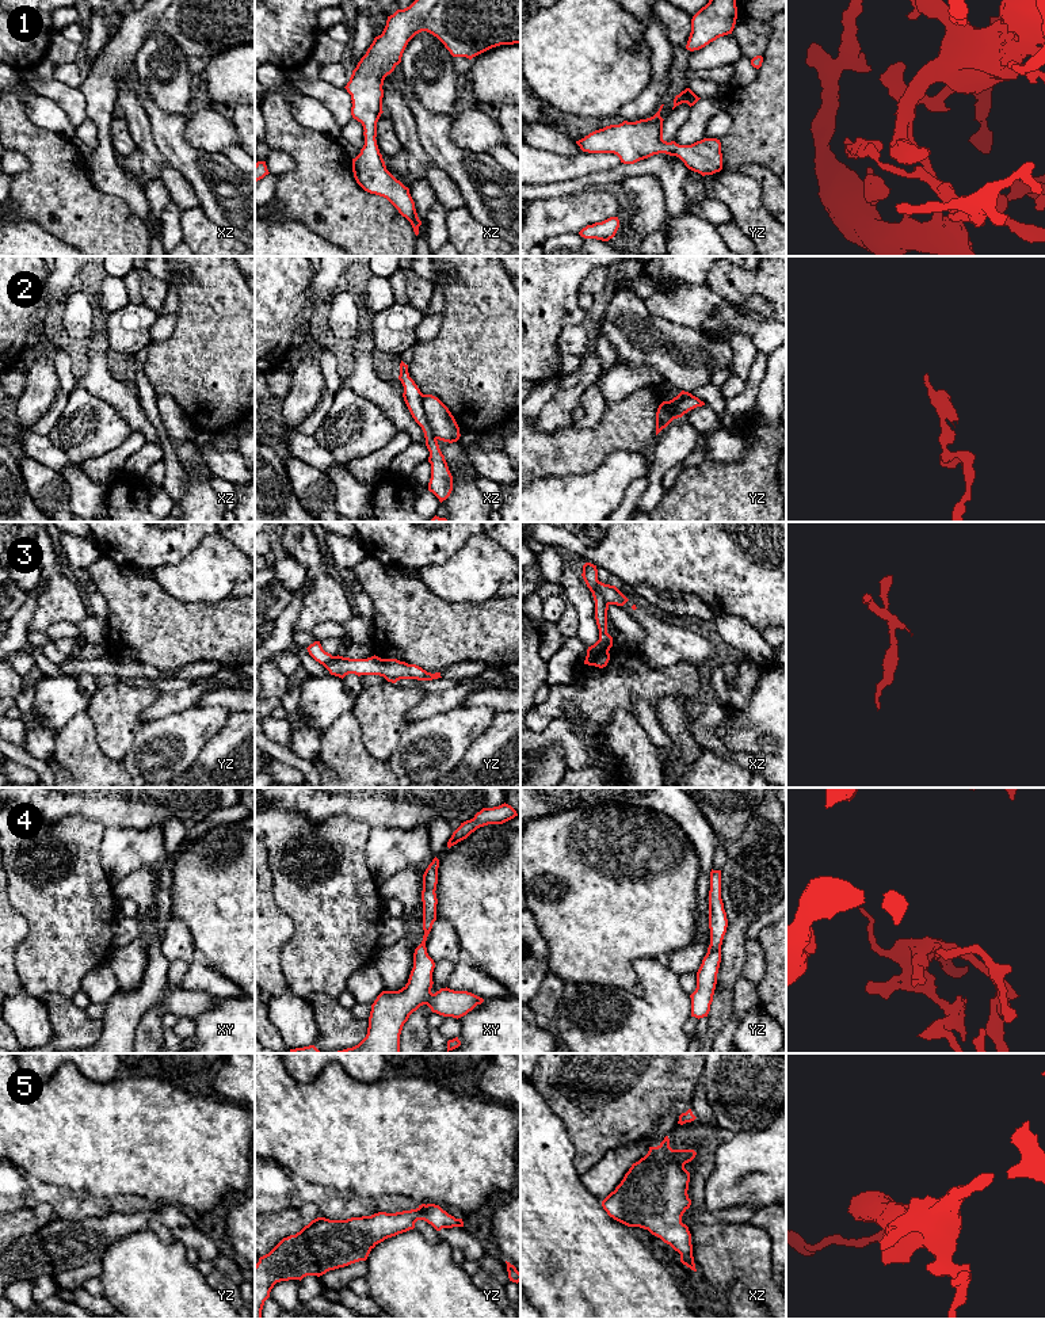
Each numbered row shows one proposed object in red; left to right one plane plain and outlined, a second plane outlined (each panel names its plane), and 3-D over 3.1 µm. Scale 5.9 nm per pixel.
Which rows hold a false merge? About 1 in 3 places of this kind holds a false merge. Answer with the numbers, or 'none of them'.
2, 3

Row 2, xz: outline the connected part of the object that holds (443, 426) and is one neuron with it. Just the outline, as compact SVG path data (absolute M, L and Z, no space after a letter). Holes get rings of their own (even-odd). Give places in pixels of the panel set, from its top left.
M423 394L426 419L434 437L443 442L457 442L461 437L459 427L449 408L435 396Z

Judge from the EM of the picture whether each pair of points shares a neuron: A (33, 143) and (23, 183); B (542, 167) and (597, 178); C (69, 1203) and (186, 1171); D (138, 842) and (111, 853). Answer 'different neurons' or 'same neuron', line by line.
A: same neuron
B: different neurons
C: different neurons
D: same neuron

